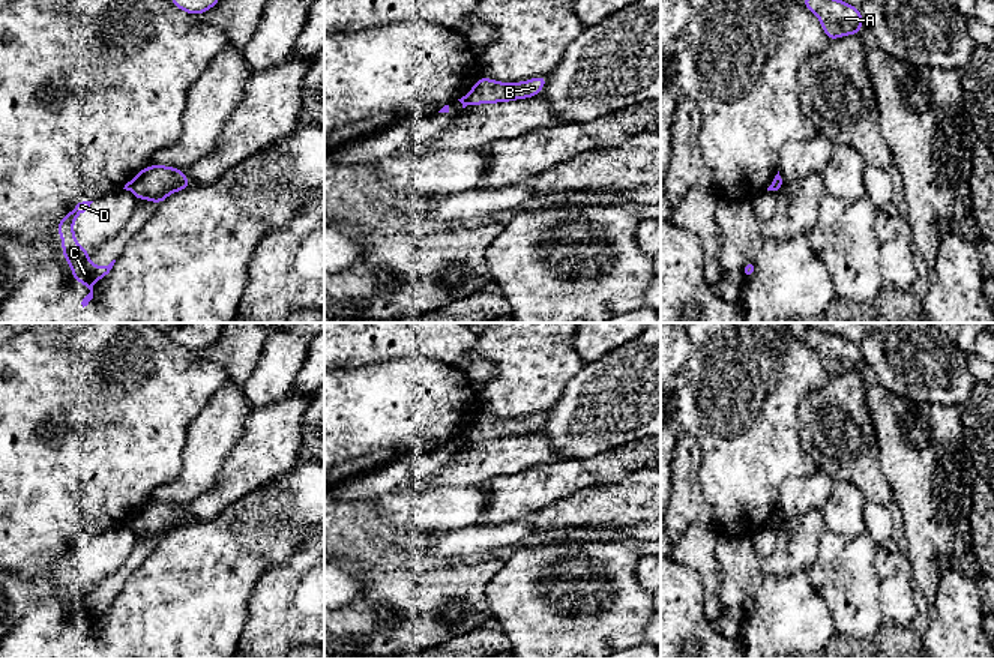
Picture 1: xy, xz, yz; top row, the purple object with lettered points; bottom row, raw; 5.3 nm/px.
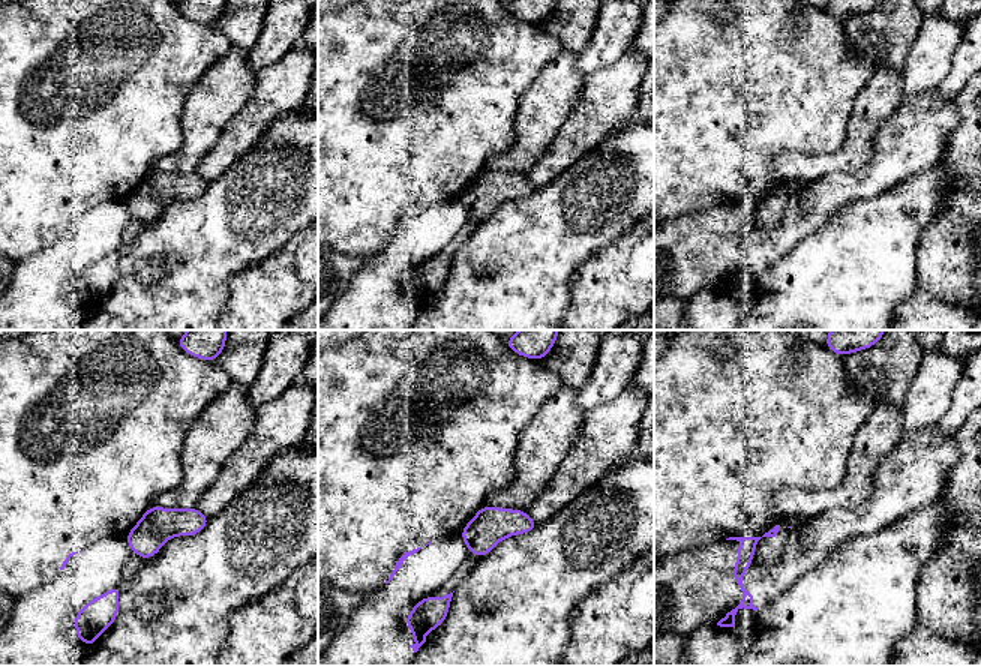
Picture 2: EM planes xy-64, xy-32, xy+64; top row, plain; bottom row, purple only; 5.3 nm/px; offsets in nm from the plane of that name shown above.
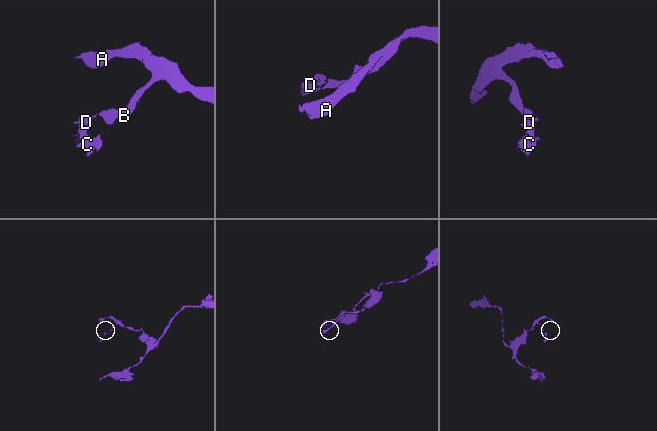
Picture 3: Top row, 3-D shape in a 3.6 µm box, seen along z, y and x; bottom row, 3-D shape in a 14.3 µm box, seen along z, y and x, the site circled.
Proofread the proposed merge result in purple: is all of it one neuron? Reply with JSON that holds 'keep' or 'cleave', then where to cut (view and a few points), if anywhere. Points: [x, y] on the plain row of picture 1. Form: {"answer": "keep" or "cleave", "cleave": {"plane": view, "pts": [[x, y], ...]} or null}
{"answer": "cleave", "cleave": {"plane": "xy", "pts": [[131, 518], [128, 526]]}}

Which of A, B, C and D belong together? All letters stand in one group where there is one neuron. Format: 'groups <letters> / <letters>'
groups A B / C D

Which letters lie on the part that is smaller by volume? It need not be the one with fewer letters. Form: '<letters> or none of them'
C, D

